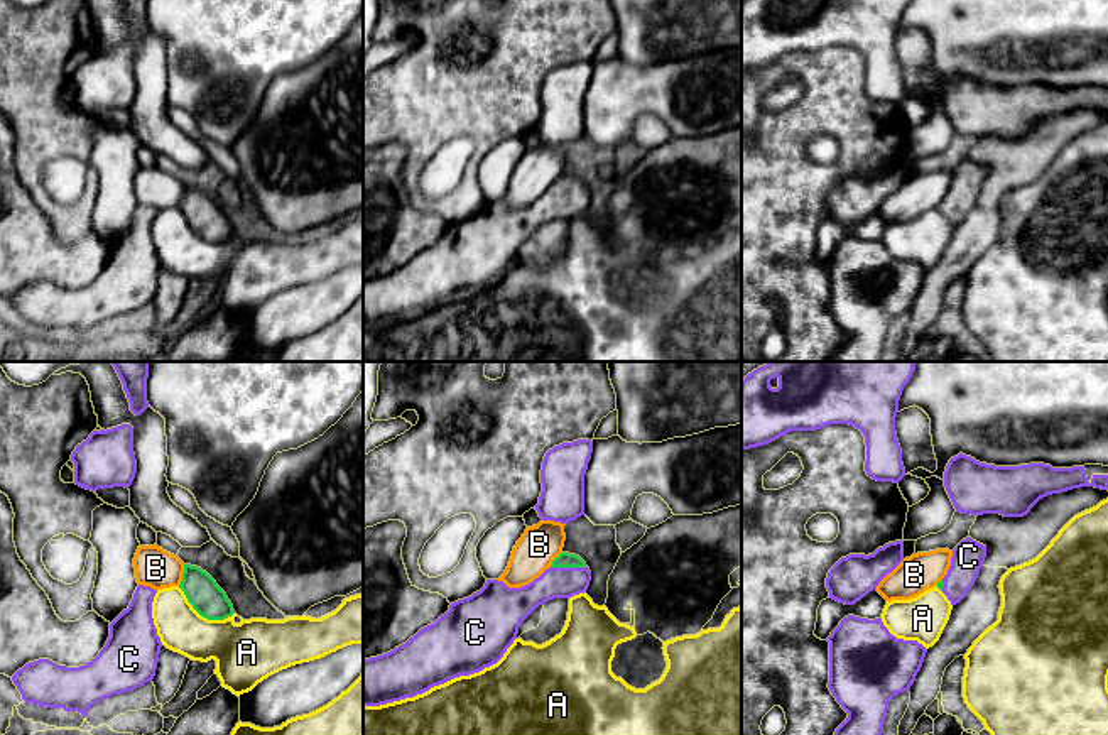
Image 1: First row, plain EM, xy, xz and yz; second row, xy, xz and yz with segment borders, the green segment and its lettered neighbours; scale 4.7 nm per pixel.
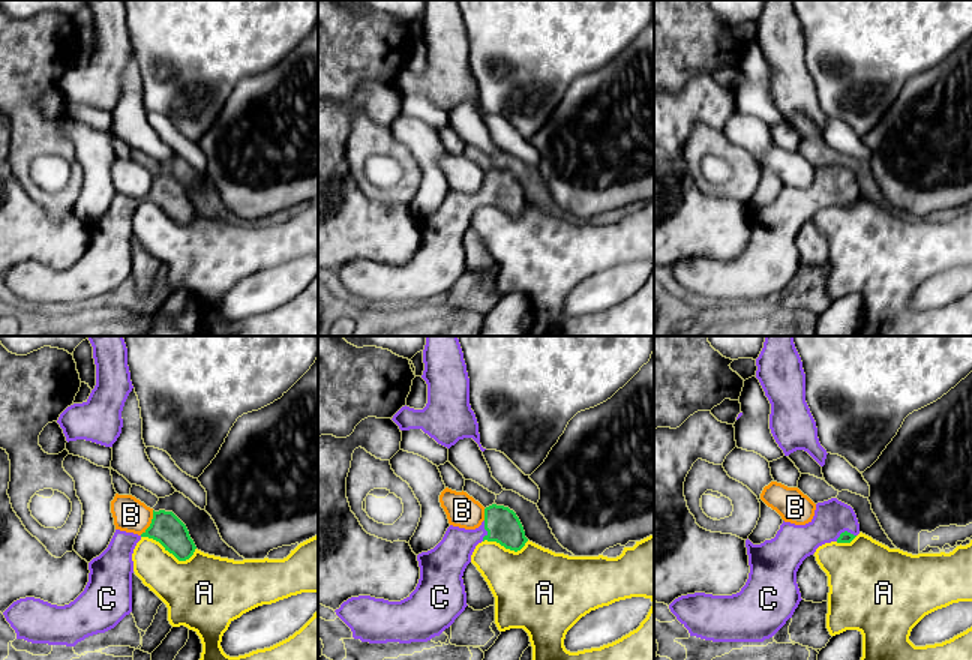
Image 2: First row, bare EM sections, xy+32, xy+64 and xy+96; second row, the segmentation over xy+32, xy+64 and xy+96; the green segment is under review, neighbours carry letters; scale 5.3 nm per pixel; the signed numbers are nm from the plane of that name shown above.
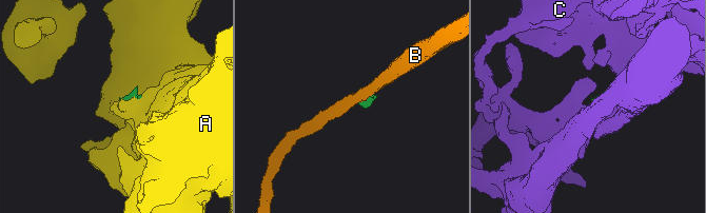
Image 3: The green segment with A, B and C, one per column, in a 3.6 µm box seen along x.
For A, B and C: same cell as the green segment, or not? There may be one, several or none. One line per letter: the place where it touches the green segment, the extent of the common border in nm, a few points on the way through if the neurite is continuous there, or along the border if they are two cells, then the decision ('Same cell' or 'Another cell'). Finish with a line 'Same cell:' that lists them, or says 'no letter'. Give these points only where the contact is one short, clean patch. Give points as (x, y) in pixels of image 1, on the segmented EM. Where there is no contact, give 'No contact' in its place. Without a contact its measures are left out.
A: Touches green at xy (203, 615). Shared border 300 nm. Boundary: xy (178, 587), (186, 600), (208, 619), (227, 619), (233, 614). Another cell
B: Touches green at xy (183, 575). Shared border 110 nm. Boundary: xy (184, 565), (178, 585). Another cell
C: Touches green at xz (568, 566). Shared border 180 nm. Path across: xz (564, 560), (568, 566), (553, 583). Same cell
Same cell: C

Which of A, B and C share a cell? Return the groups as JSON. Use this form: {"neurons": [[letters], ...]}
{"neurons": [["A"], ["B"], ["C"]]}

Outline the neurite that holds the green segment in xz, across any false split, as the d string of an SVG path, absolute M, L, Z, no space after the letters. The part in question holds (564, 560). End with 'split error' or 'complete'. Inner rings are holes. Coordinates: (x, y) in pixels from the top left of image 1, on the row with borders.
M561 553L539 578L520 588L486 580L480 591L451 603L444 615L421 629L405 644L387 654L363 659L363 706L414 698L454 678L470 676L497 664L517 639L522 622L539 605L584 593L589 581L591 571L586 563L569 553Z; split error

